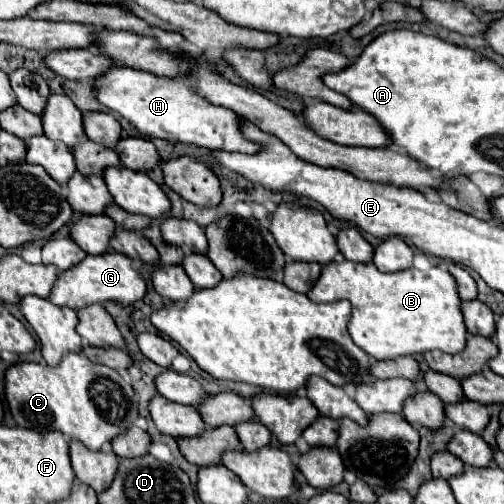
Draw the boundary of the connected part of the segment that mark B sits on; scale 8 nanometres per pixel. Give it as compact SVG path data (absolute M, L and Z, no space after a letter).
M341 258L323 266L315 288L311 288L307 296L317 304L349 300L353 304L349 334L353 342L375 360L413 356L429 350L459 354L463 346L467 346L469 332L463 320L457 280L449 270L439 266L425 272L417 268L379 272L375 264L359 264Z

